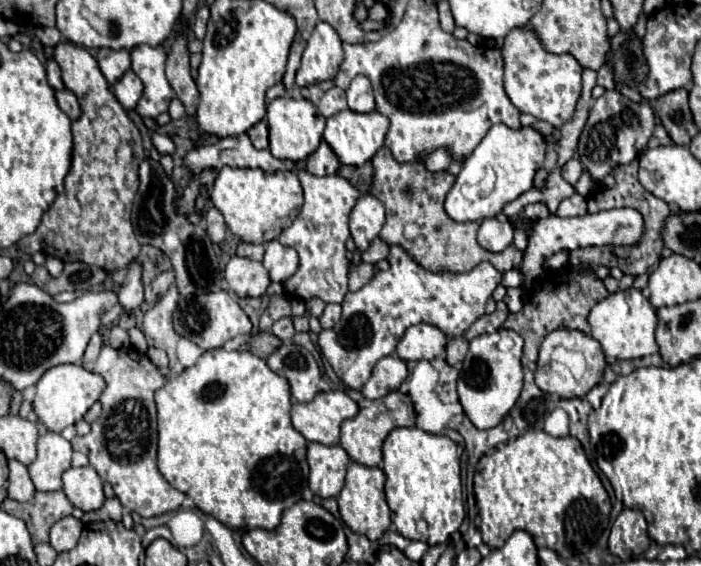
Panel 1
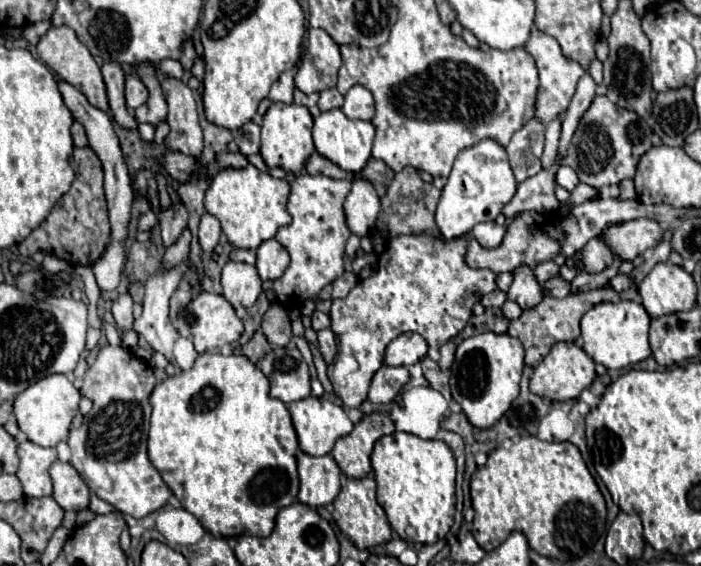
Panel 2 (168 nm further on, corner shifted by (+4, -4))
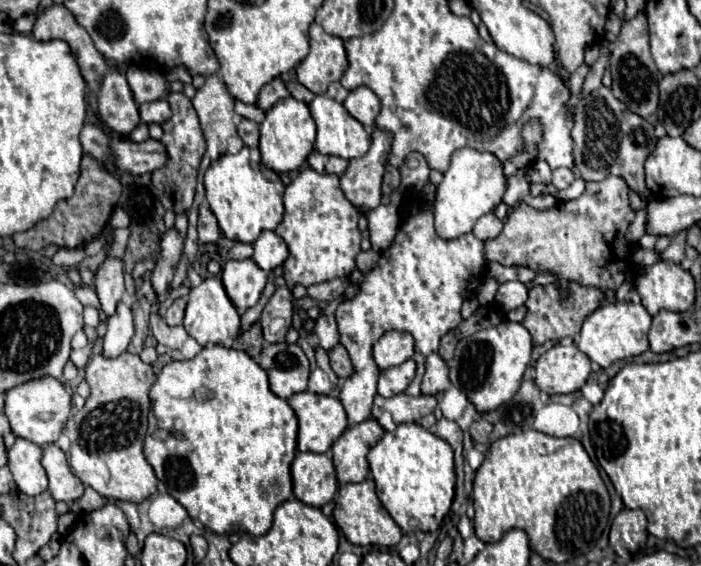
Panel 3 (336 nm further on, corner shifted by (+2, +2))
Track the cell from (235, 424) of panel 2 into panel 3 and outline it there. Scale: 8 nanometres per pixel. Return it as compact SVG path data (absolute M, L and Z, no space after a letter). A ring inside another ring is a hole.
M207 342L195 358L169 362L161 370L149 392L153 414L148 417L143 452L159 482L193 520L201 520L203 526L223 536L237 532L263 536L273 524L275 508L293 494L291 462L297 452L297 418L287 400L273 396L267 372L247 352L223 347L224 342Z

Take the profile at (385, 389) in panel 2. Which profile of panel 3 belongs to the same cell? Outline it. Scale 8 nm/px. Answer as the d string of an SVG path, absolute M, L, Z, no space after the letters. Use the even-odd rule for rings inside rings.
M409 358L407 362L403 362L399 366L381 370L381 374L379 374L379 390L377 392L381 396L385 396L385 398L401 394L401 392L405 392L405 388L411 384L413 378L415 378L415 360Z

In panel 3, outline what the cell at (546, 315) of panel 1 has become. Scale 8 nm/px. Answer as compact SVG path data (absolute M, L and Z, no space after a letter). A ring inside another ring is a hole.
M553 284L537 286L537 290L533 286L529 290L529 298L525 302L527 316L523 320L523 326L533 336L533 344L543 344L547 340L563 340L567 336L579 334L585 316L589 316L601 304L601 300L603 300L603 292L599 288L585 288L585 286L571 284L569 286L569 296L561 298L561 292Z

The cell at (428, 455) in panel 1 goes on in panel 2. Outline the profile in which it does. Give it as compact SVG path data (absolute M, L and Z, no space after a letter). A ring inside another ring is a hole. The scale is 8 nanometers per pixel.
M393 432L377 440L371 454L371 464L377 480L377 502L385 510L391 528L407 542L435 544L437 540L445 538L453 524L456 501L456 460L451 448L441 440L421 440L415 434Z

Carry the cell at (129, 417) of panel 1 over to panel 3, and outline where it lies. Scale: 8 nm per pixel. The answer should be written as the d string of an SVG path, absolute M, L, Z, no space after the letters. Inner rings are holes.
M129 352L113 360L95 354L87 364L85 380L91 386L91 394L85 406L67 422L71 438L69 466L85 486L91 486L105 498L143 502L157 492L157 476L143 454L153 370Z

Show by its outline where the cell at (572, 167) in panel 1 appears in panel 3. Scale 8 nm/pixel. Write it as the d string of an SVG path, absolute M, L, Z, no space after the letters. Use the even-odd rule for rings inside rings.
M557 168L553 172L553 186L557 190L565 190L573 180L575 180L575 174L569 168Z

